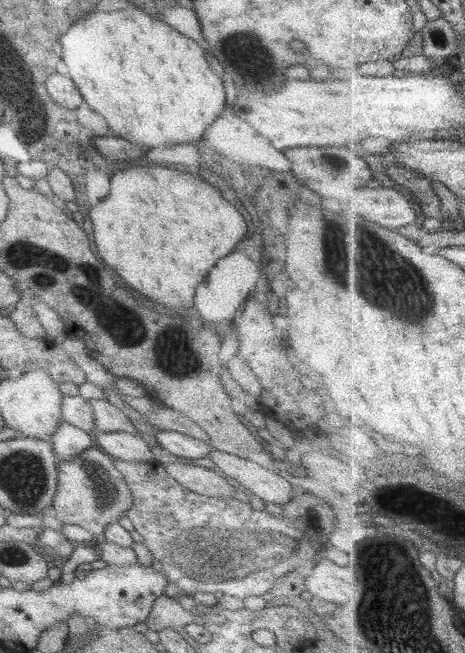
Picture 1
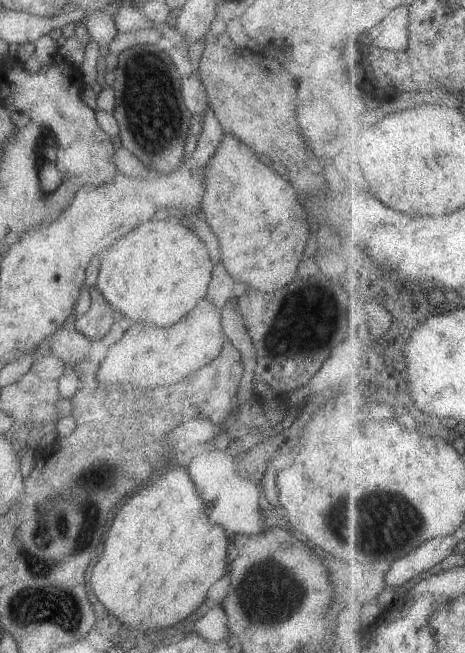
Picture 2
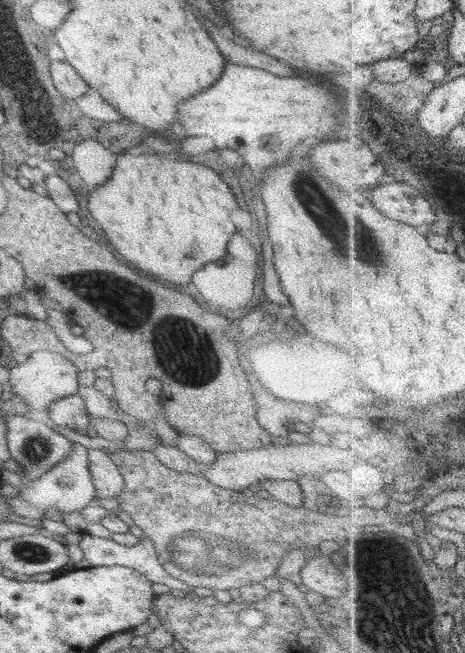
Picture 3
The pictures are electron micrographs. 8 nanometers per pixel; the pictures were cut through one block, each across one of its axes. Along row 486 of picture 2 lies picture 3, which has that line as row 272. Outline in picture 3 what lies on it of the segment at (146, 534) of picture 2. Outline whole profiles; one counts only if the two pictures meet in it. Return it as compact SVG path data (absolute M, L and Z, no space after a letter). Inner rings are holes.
M164 151L139 156L118 154L111 176L107 182L90 190L86 207L119 256L123 256L131 266L137 266L147 274L161 276L157 280L171 282L171 286L180 289L191 283L191 274L207 260L225 256L225 246L237 232L229 214L238 206L225 182L211 168L192 163L186 157L173 157Z

